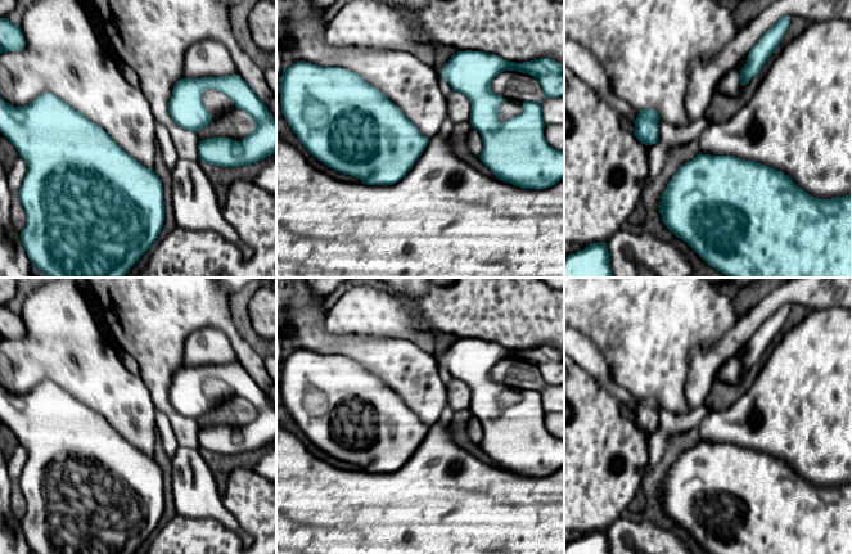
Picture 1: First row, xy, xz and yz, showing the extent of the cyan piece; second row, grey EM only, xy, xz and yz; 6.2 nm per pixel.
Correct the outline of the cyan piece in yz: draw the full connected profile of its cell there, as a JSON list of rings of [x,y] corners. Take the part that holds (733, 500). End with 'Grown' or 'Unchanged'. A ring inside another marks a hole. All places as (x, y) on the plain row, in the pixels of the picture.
[[[699,441],[671,465],[659,492],[662,509],[677,526],[685,528],[709,554],[852,554],[852,482],[820,487],[801,477],[788,463],[770,454],[734,443]]]. Unchanged

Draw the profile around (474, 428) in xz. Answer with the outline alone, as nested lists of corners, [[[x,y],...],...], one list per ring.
[[[472,416],[466,423],[466,431],[470,441],[479,443],[483,437],[482,424],[479,419]]]

